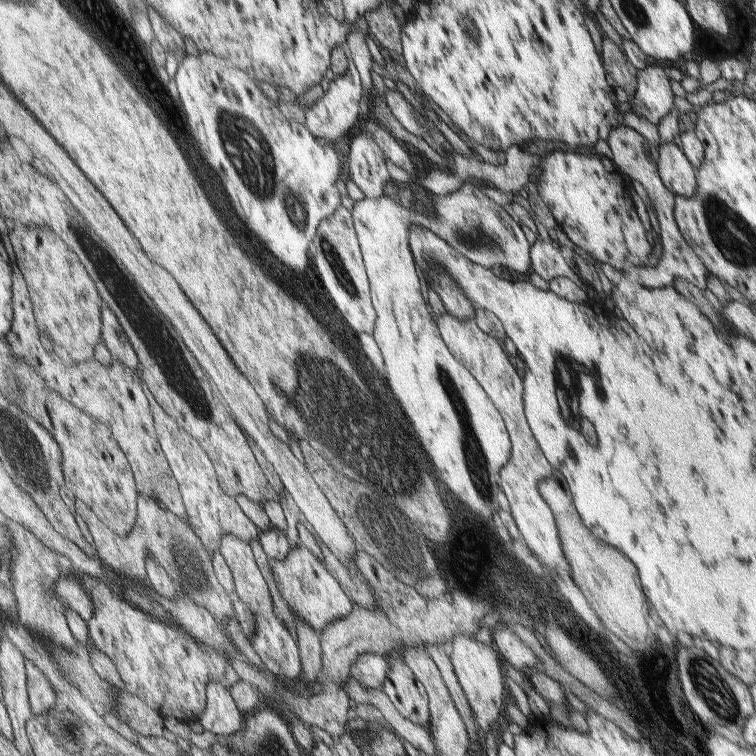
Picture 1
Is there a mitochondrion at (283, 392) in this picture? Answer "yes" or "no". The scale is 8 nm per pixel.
yes

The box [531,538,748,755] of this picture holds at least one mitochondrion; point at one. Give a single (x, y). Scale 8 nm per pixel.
(715, 686)

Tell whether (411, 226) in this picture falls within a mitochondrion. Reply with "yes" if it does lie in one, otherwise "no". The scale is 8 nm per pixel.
no

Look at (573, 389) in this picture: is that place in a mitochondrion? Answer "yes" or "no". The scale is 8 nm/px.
no

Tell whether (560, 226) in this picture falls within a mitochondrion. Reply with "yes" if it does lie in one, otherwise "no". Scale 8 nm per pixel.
no

